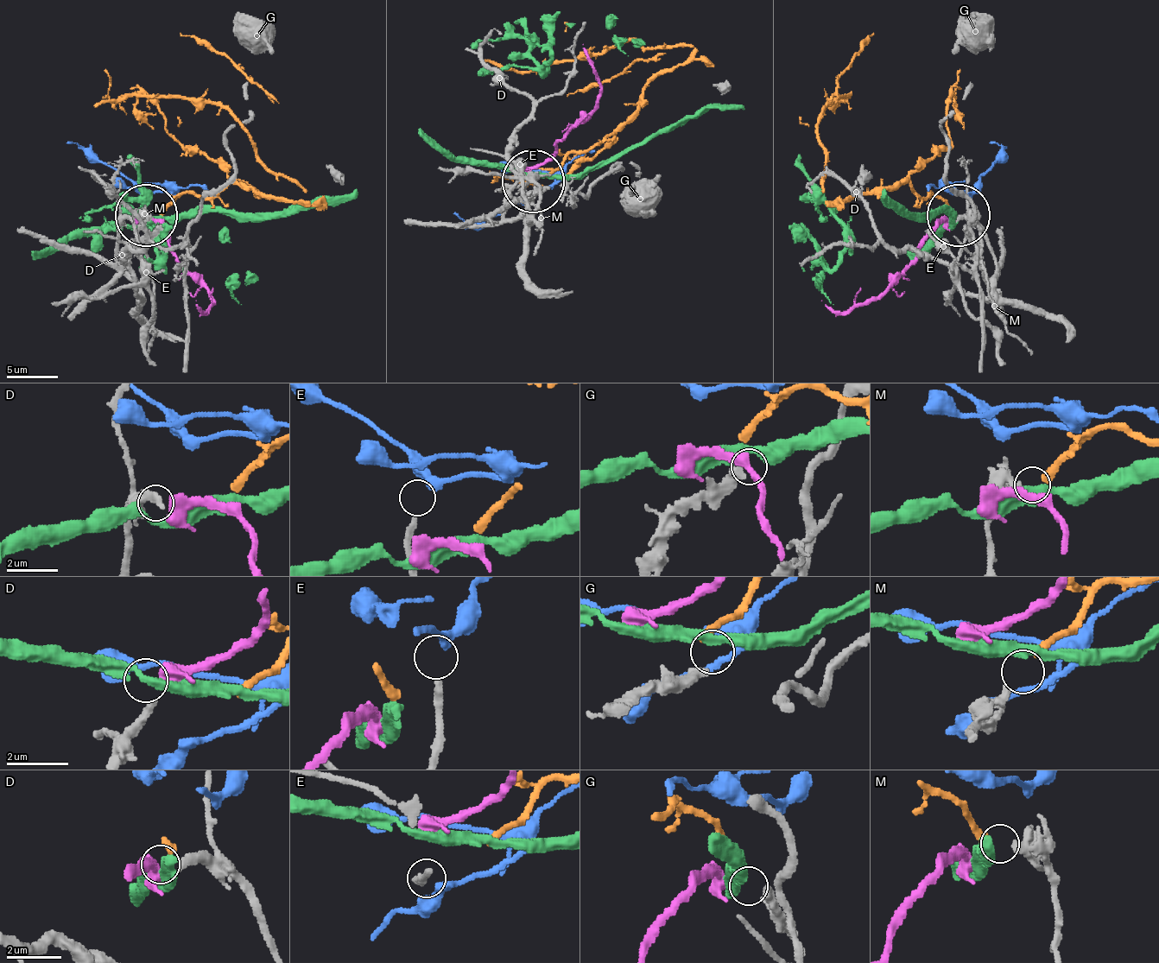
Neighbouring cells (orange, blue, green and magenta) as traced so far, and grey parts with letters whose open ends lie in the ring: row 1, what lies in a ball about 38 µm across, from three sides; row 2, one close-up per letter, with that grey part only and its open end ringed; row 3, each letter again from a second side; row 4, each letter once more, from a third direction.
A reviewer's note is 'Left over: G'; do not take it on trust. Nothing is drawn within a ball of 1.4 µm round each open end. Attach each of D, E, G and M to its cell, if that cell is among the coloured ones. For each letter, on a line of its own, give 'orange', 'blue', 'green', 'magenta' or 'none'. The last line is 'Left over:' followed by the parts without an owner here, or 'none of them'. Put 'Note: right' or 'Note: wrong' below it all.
D: magenta
E: blue
G: none
M: orange
Left over: G
Note: right

